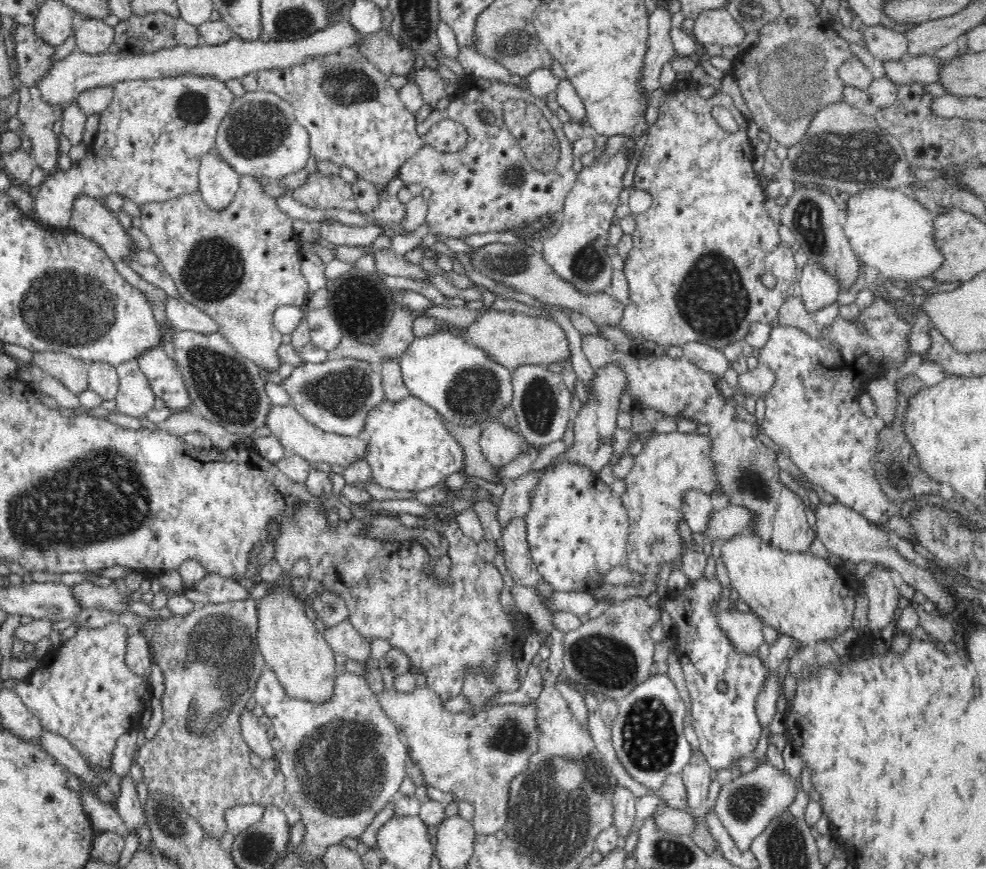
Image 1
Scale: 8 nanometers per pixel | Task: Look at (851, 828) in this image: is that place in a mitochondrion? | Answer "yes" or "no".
no

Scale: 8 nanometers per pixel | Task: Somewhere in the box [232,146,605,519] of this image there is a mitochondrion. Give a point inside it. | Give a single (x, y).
(343, 393)

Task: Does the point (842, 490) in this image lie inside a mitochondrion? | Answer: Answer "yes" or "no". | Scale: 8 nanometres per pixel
no

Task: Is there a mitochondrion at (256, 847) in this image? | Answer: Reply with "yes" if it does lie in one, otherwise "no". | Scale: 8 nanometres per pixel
yes

